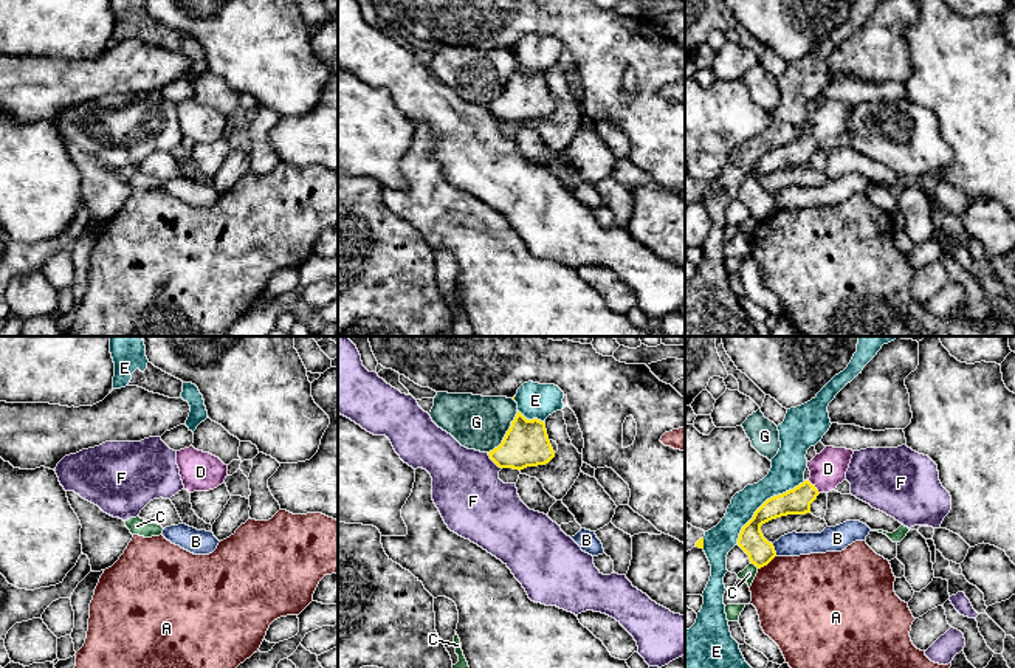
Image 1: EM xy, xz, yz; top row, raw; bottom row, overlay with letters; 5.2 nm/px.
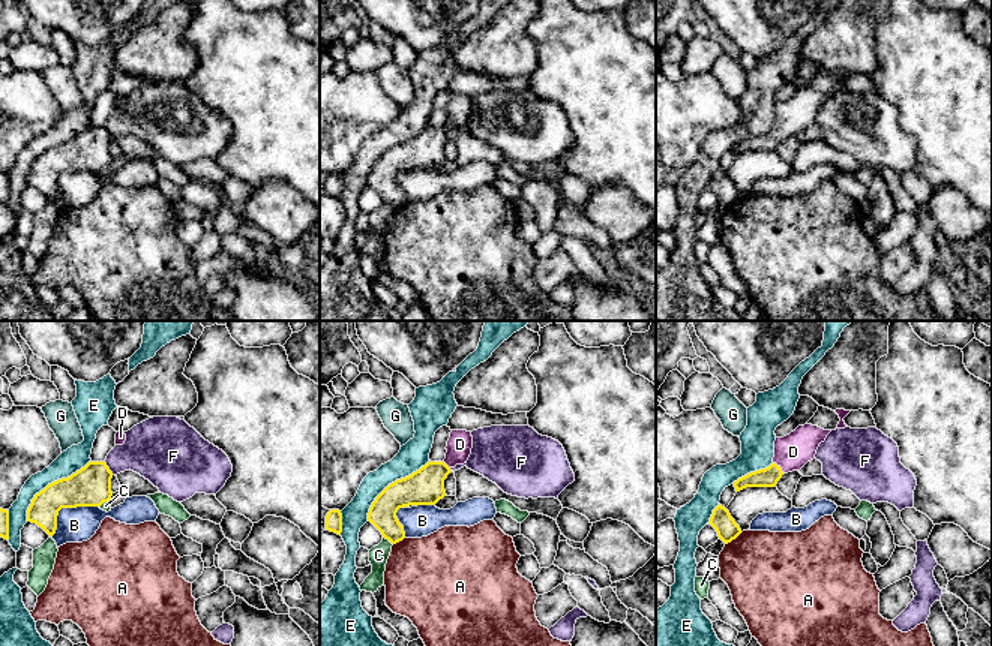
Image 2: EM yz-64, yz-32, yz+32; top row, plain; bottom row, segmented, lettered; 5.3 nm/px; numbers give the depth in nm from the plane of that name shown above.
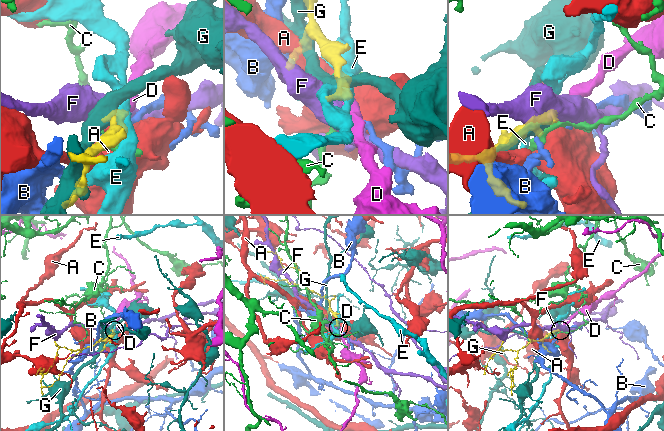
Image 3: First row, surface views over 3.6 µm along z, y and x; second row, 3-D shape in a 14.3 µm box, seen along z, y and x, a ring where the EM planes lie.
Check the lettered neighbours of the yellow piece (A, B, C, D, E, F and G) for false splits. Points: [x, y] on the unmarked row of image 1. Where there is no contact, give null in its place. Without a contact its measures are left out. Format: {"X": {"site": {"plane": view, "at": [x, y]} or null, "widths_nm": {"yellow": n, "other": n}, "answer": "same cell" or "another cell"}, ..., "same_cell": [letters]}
{"A": {"site": {"plane": "yz", "at": [766, 217]}, "widths_nm": {"yellow": 140, "other": 440}, "answer": "another cell"}, "B": {"site": {"plane": "yz", "at": [774, 203]}, "widths_nm": {"yellow": 140, "other": 130}, "answer": "another cell"}, "C": {"site": {"plane": "yz", "at": [755, 217]}, "widths_nm": {"yellow": 140, "other": 70}, "answer": "another cell"}, "D": {"site": {"plane": "yz", "at": [814, 140]}, "widths_nm": {"yellow": 140, "other": 190}, "answer": "same cell"}, "E": {"site": {"plane": "yz", "at": [763, 157]}, "widths_nm": {"yellow": 140, "other": 180}, "answer": "another cell"}, "F": {"site": {"plane": "xz", "at": [493, 113]}, "widths_nm": {"yellow": 240, "other": 360}, "answer": "another cell"}, "G": {"site": {"plane": "xz", "at": [507, 86]}, "widths_nm": {"yellow": 240, "other": 280}, "answer": "another cell"}, "same_cell": ["D"]}

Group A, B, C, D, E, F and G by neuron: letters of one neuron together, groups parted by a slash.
A / B / C / D / E / F / G

